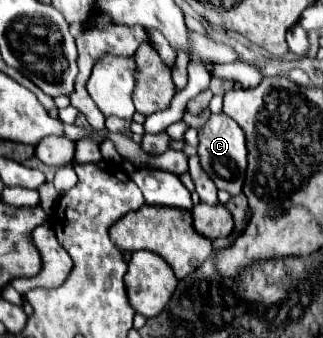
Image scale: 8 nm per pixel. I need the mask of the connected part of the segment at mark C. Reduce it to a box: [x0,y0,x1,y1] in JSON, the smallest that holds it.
[199,113,247,195]

